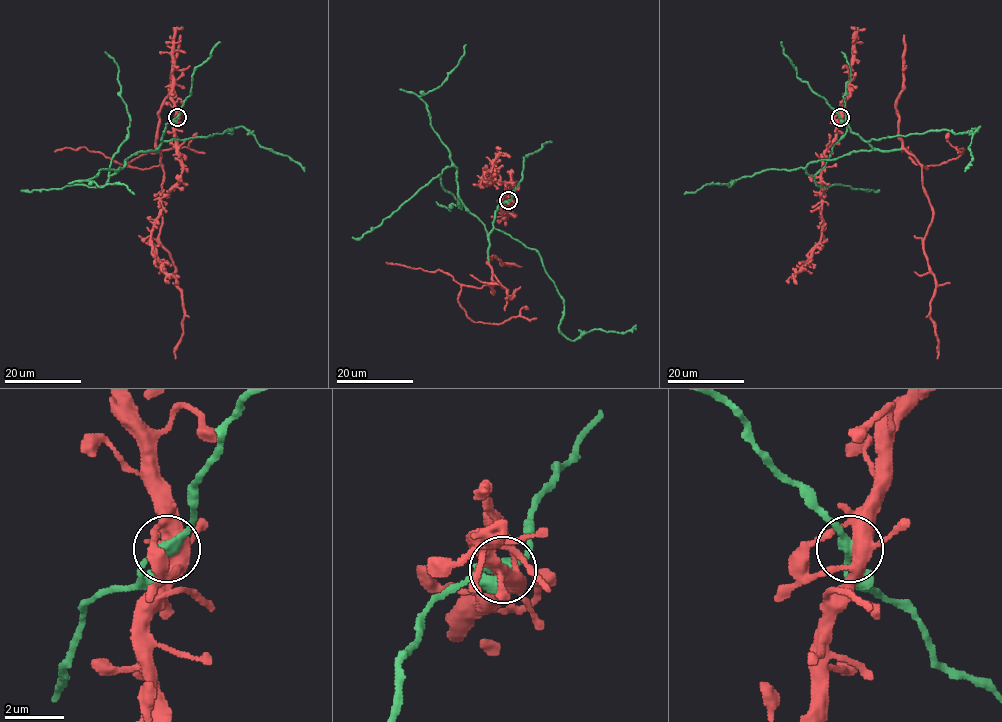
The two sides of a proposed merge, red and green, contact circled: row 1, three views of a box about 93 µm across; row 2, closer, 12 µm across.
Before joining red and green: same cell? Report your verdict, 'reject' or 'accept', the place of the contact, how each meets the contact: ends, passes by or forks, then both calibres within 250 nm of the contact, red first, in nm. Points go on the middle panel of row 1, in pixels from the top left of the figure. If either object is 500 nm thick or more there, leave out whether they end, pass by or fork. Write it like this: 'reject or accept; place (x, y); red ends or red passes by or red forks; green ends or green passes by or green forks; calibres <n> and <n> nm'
accept; place (508, 200); red forks; green passes by; calibres 480 and 320 nm

